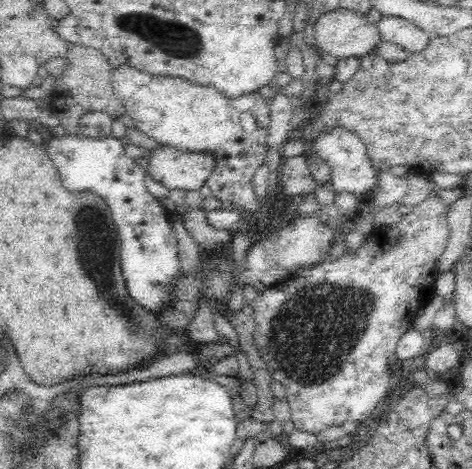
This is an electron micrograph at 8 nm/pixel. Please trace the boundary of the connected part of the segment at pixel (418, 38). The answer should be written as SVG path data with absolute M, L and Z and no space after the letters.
M380 16L380 22L376 22L381 40L392 42L401 46L409 54L420 53L430 39L430 35L412 24L405 18L397 16Z

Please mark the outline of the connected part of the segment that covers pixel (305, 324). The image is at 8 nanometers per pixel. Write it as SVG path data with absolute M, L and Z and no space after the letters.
M432 192L424 202L412 208L410 214L403 215L395 225L382 226L376 229L376 233L378 234L378 240L380 240L380 250L376 252L375 256L368 254L368 258L366 258L366 250L370 252L370 246L366 244L364 248L360 247L351 253L346 252L334 261L324 261L319 265L300 269L292 273L291 277L288 277L285 281L262 288L253 302L256 324L253 337L256 349L260 358L267 364L271 378L278 380L285 388L284 398L287 400L290 409L289 423L296 430L316 435L329 426L342 426L346 420L359 423L366 420L372 414L374 408L378 406L378 402L382 402L387 398L387 394L392 387L392 378L388 376L387 370L391 365L392 358L394 358L400 337L411 327L412 319L418 310L434 294L433 284L437 273L437 260L444 252L450 234L445 205L437 193Z

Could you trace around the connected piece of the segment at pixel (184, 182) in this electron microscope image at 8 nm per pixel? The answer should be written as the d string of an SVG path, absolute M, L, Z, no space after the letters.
M160 145L147 154L148 174L172 190L200 191L213 173L215 158L208 152L182 152Z

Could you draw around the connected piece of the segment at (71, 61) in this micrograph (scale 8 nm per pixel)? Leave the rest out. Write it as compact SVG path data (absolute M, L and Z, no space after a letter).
M68 43L64 58L67 64L64 72L56 76L50 96L53 99L52 112L67 135L79 134L80 118L88 112L104 112L114 118L125 114L126 110L112 89L112 64L99 50Z

